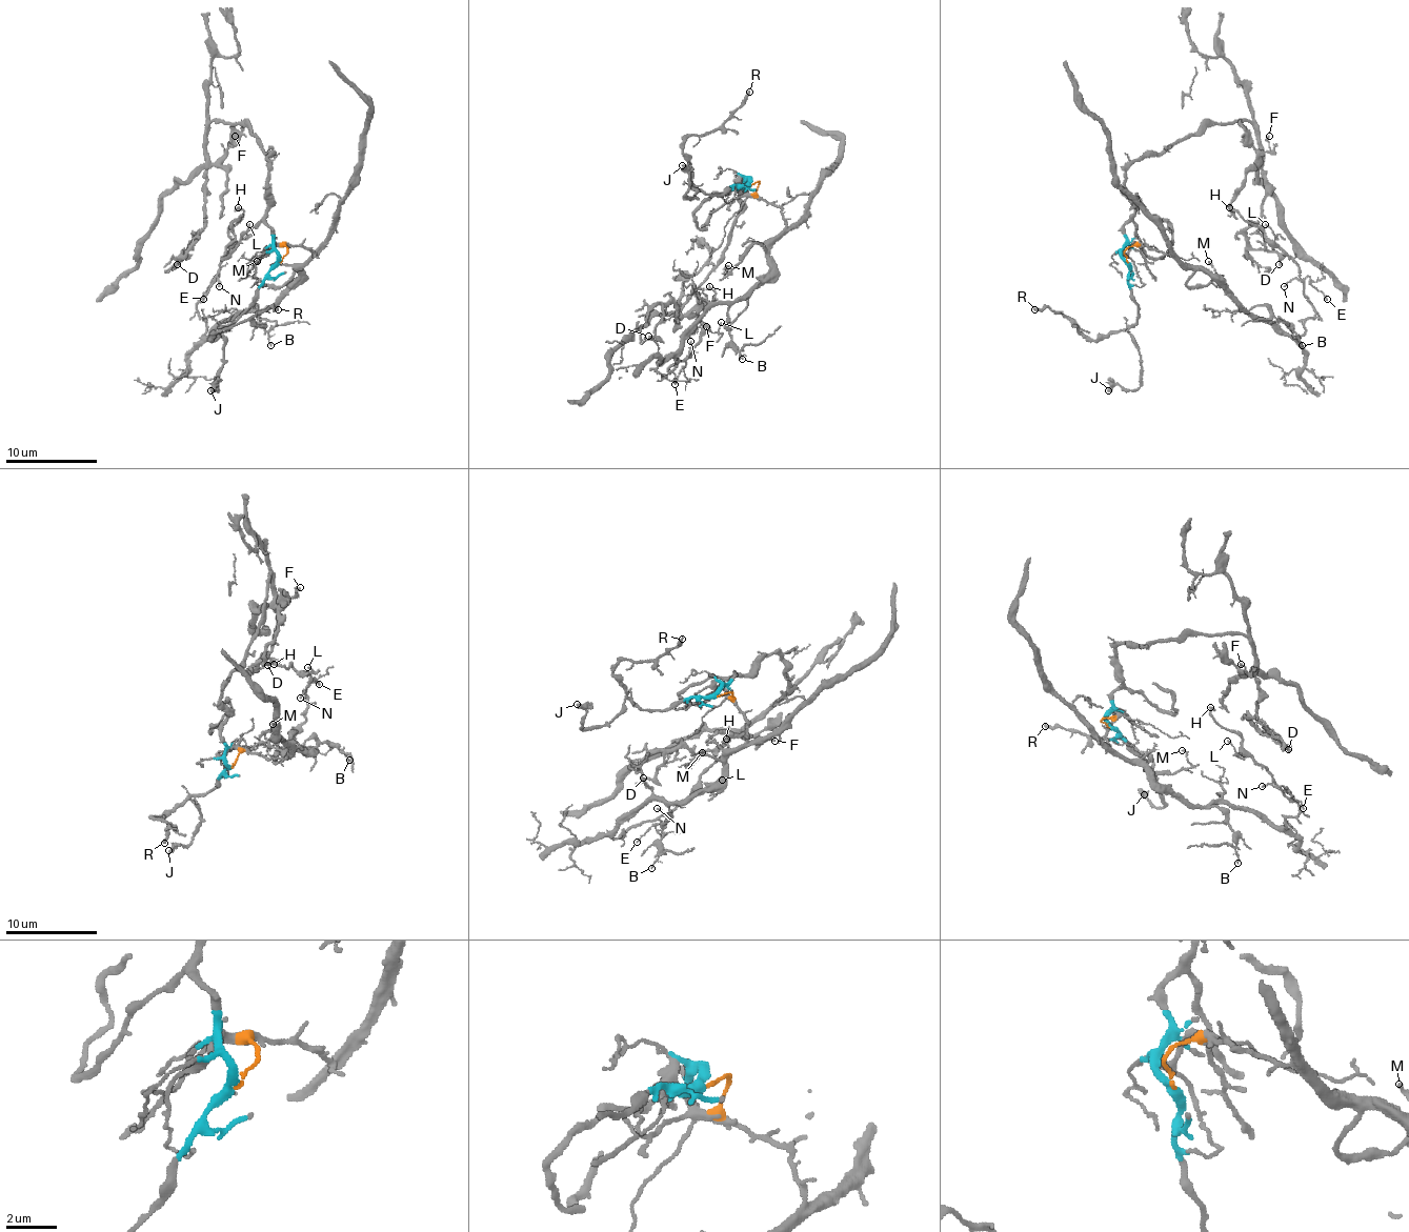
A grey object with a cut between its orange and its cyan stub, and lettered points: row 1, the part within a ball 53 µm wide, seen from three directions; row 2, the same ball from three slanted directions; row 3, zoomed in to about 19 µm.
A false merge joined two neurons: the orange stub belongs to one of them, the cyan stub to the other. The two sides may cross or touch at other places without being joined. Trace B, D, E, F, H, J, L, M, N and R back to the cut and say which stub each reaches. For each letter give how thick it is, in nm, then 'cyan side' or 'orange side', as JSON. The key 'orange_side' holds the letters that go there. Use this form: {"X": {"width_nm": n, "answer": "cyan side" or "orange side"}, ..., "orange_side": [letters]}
{"B": {"width_nm": 110, "answer": "orange side"}, "D": {"width_nm": 140, "answer": "cyan side"}, "E": {"width_nm": 120, "answer": "orange side"}, "F": {"width_nm": 140, "answer": "cyan side"}, "H": {"width_nm": 190, "answer": "orange side"}, "J": {"width_nm": 360, "answer": "cyan side"}, "L": {"width_nm": 100, "answer": "orange side"}, "M": {"width_nm": 130, "answer": "orange side"}, "N": {"width_nm": 100, "answer": "orange side"}, "R": {"width_nm": 240, "answer": "cyan side"}, "orange_side": ["B", "E", "H", "L", "M", "N"]}

